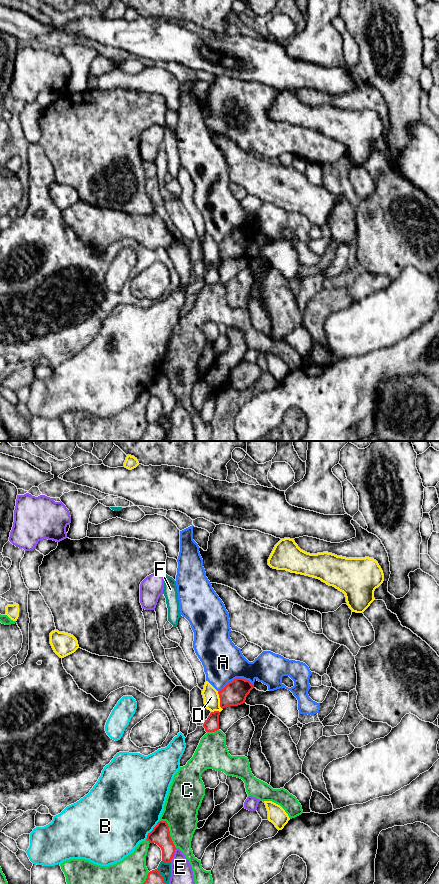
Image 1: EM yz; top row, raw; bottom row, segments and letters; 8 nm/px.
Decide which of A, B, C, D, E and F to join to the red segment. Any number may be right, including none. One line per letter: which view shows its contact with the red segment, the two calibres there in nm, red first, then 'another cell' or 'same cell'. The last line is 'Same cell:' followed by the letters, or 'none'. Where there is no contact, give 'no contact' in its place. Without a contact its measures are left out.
A: meets red in yz; 190 nm thick on the red side, 320 nm on the other; another cell
B: meets red in yz; 160 nm thick on the red side, 480 nm on the other; another cell
C: meets red in yz; 160 nm thick on the red side, 280 nm on the other; another cell
D: meets red in yz; 190 nm thick on the red side, 130 nm on the other; another cell
E: meets red in yz; 160 nm thick on the red side, 220 nm on the other; another cell
F: meets red in yz; 160 nm thick on the red side, 100 nm on the other; another cell
Same cell: none

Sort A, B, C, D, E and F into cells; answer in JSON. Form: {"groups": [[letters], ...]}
{"groups": [["A"], ["B"], ["C"], ["D"], ["E"], ["F"]]}

